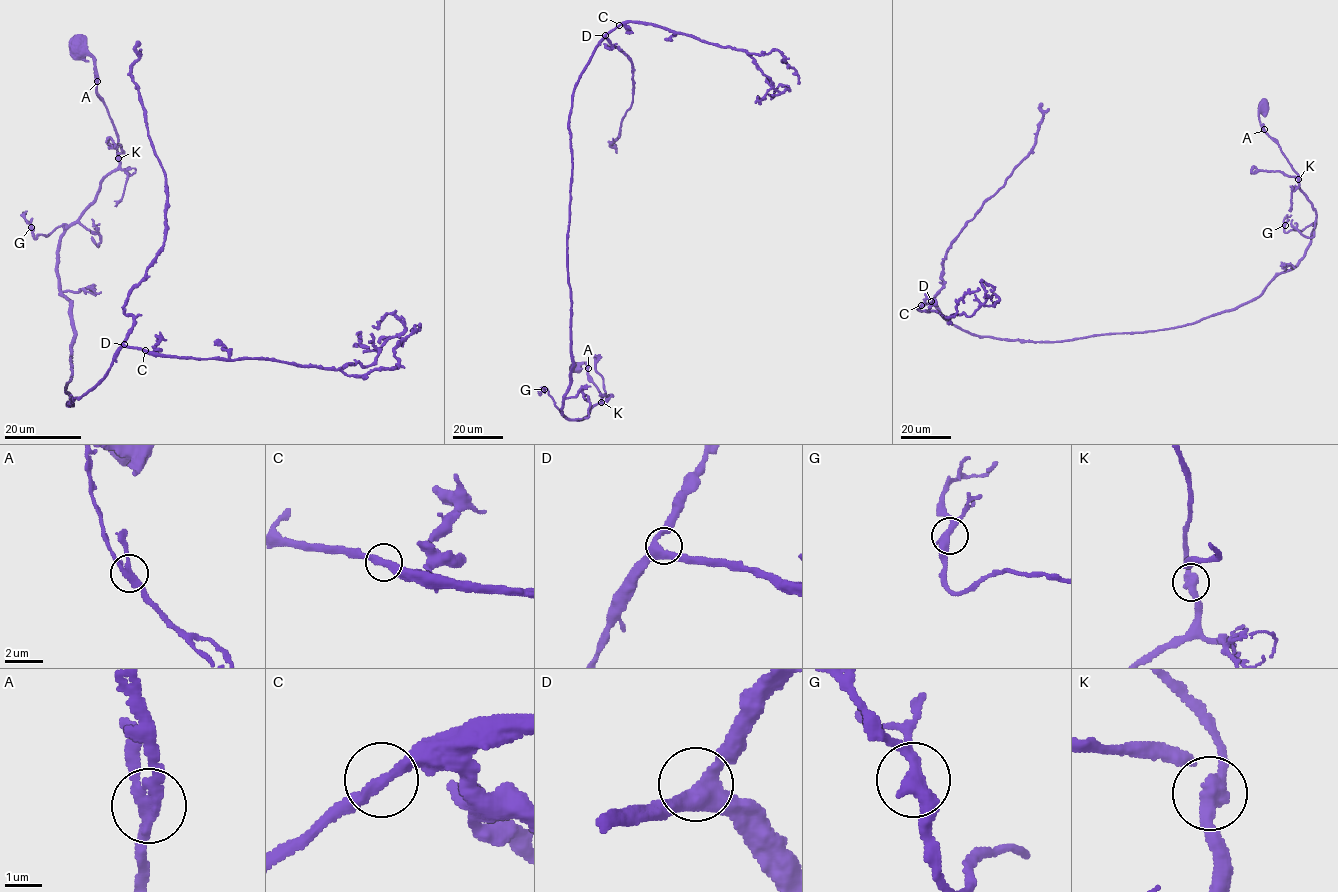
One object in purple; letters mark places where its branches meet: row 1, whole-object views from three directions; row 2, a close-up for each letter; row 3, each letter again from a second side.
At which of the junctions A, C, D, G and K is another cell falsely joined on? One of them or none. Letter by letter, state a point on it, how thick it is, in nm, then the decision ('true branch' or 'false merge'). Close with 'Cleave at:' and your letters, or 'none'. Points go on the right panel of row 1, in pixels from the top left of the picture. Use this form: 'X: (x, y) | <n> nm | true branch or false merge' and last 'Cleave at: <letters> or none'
A: (1264, 129) | 260 nm | true branch
C: (921, 305) | 360 nm | true branch
D: (931, 301) | 360 nm | true branch
G: (1285, 225) | 340 nm | true branch
K: (1298, 179) | 320 nm | true branch
Cleave at: none

